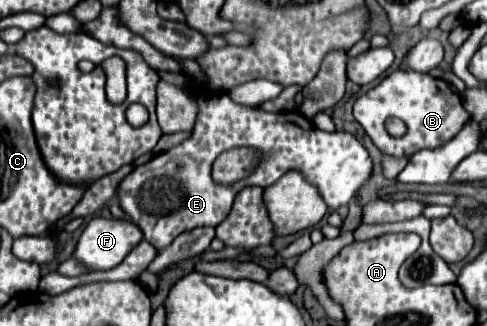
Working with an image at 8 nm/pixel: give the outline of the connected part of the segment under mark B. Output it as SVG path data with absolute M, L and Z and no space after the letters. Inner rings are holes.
M393 71L391 75L387 75L379 85L369 89L355 101L353 115L377 145L377 149L393 157L411 157L421 149L441 147L451 141L471 119L463 107L463 97L459 93L453 93L451 85L445 79L433 79L415 71ZM387 117L403 119L407 123L407 133L403 137L391 137L385 131Z

